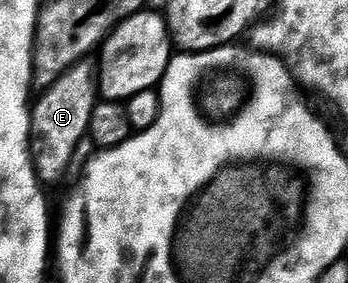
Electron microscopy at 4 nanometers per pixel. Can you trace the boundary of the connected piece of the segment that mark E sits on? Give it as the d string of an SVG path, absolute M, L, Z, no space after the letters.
M86 57L67 69L59 78L40 92L41 100L32 104L31 150L33 167L42 184L57 183L69 171L81 142L86 142L91 125L91 113L99 102L99 67Z

